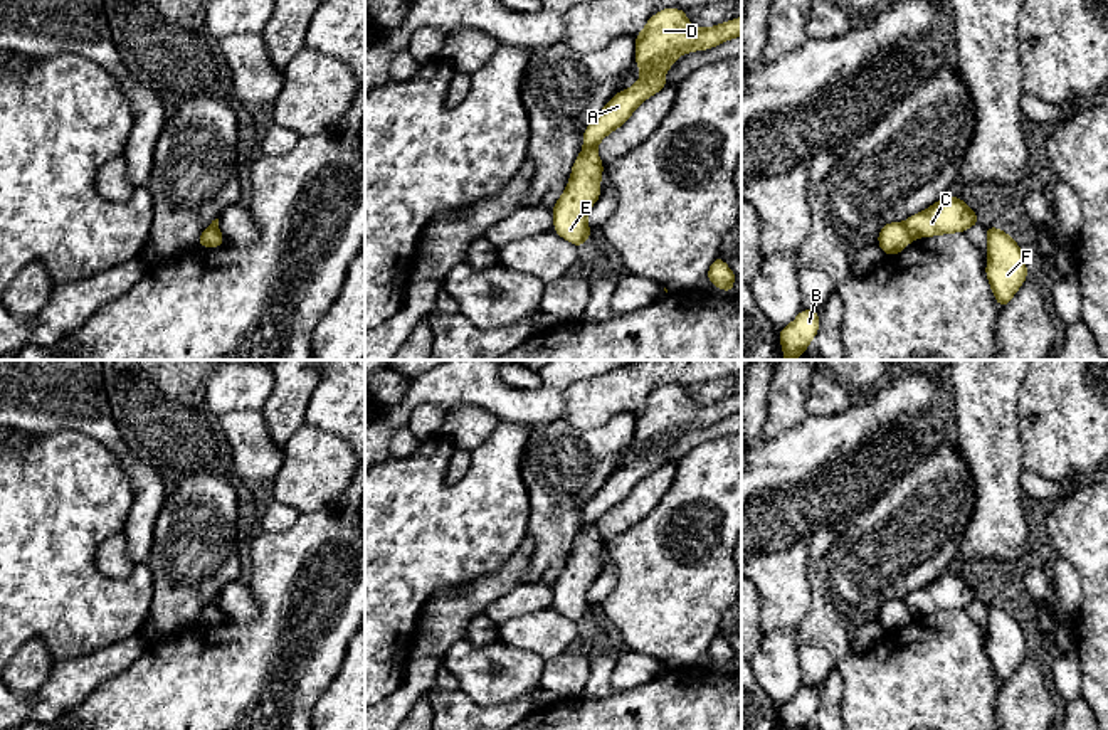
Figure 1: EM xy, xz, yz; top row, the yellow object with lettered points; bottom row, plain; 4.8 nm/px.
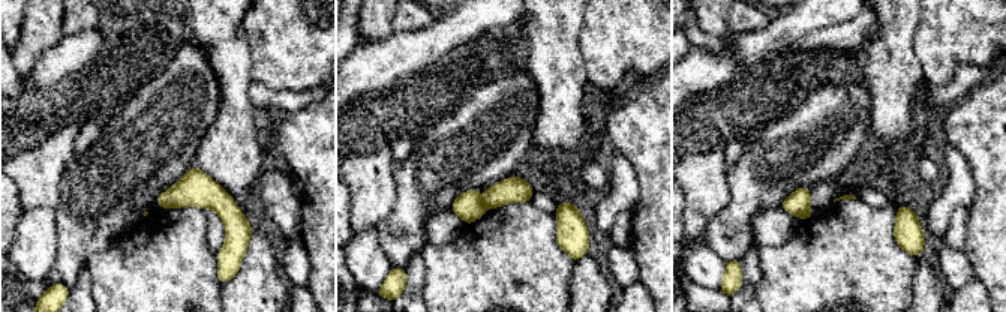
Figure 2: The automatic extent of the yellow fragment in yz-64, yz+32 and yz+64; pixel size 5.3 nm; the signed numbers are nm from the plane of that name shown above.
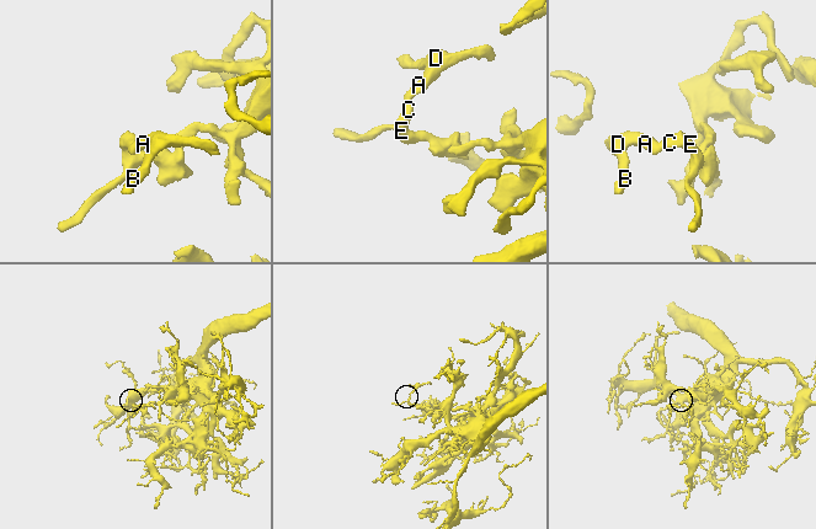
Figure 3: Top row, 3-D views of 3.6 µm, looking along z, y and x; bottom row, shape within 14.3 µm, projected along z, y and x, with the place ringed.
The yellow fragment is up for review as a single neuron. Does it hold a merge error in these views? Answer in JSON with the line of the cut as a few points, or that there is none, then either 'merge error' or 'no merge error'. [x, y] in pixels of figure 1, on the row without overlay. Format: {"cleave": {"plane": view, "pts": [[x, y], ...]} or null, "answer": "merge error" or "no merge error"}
{"cleave": {"plane": "yz", "pts": [[903, 601], [912, 616]]}, "answer": "merge error"}

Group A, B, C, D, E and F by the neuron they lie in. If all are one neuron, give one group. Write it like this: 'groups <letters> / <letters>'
groups A B D / C E F

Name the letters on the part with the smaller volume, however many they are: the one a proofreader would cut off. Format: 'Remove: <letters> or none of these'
Remove: A, B, D

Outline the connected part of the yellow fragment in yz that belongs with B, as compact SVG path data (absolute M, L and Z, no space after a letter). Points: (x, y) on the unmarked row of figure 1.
M802 686L799 693L778 708L784 730L805 730L819 708L819 688Z

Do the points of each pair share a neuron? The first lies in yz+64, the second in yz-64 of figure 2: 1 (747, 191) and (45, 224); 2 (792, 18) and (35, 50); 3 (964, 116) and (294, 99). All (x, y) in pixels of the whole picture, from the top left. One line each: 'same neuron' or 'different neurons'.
1: different neurons
2: different neurons
3: different neurons

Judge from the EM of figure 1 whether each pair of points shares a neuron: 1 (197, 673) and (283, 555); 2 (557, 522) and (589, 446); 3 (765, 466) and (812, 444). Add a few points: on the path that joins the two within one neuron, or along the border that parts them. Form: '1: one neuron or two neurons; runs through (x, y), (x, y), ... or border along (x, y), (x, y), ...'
1: one neuron; runs through (231, 658), (278, 611), (283, 604), (283, 589)
2: one neuron; runs through (557, 503), (560, 476), (572, 465)
3: one neuron; runs through (777, 461), (801, 449)

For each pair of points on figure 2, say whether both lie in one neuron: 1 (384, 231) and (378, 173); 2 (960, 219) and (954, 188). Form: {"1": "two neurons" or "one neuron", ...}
{"1": "two neurons", "2": "two neurons"}

